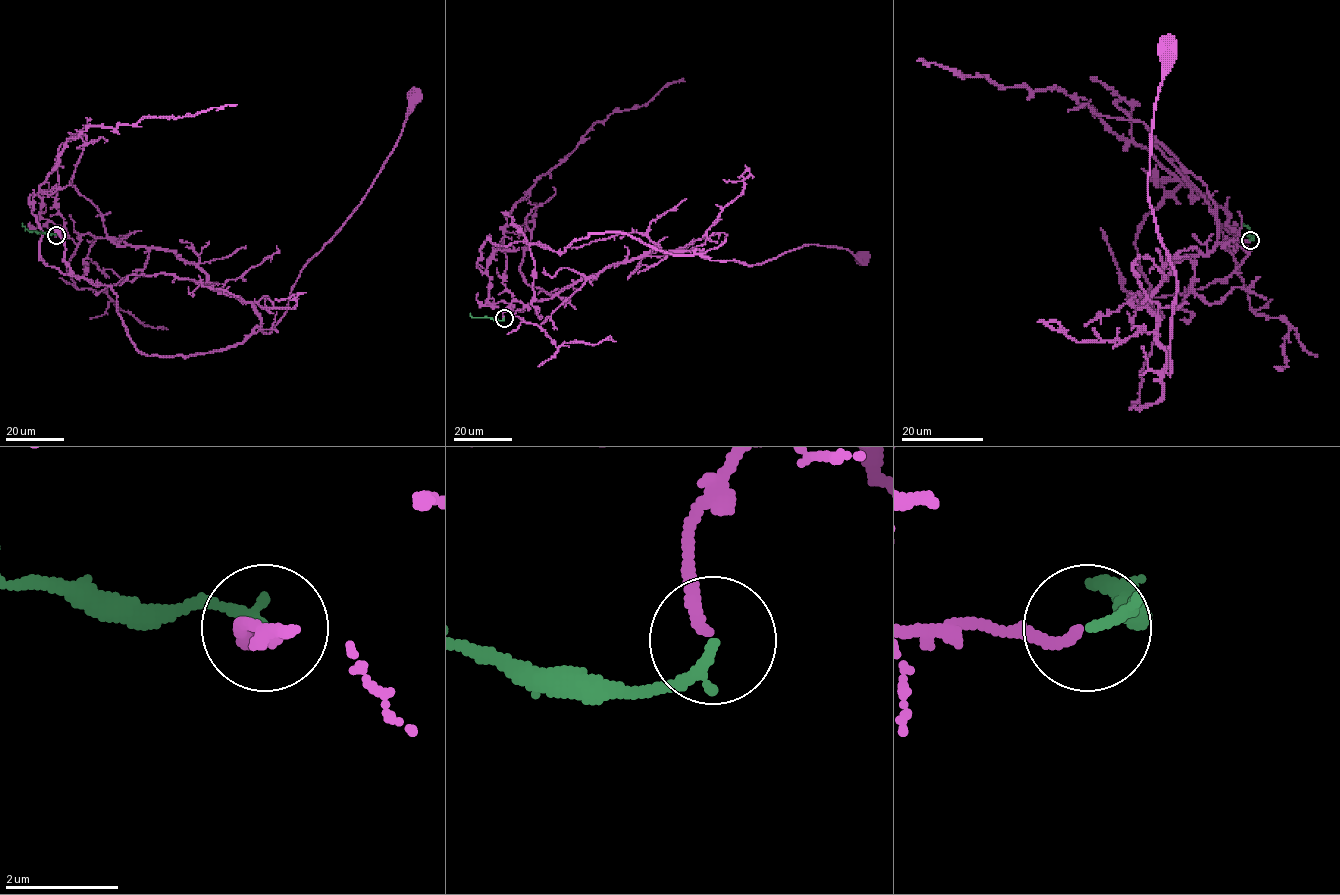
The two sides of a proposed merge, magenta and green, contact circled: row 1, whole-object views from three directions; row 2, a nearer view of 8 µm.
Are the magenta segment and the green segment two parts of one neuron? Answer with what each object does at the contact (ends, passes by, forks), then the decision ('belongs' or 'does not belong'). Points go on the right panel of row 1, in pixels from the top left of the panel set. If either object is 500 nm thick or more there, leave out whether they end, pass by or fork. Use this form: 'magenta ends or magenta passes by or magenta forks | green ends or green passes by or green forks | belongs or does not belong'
magenta ends | green ends | belongs

